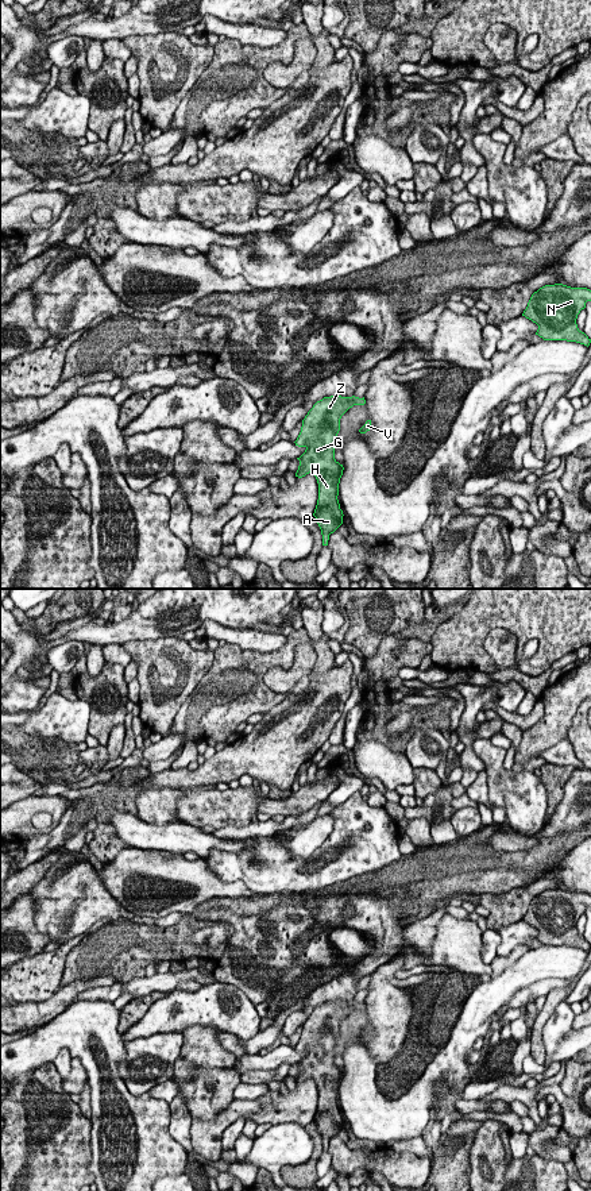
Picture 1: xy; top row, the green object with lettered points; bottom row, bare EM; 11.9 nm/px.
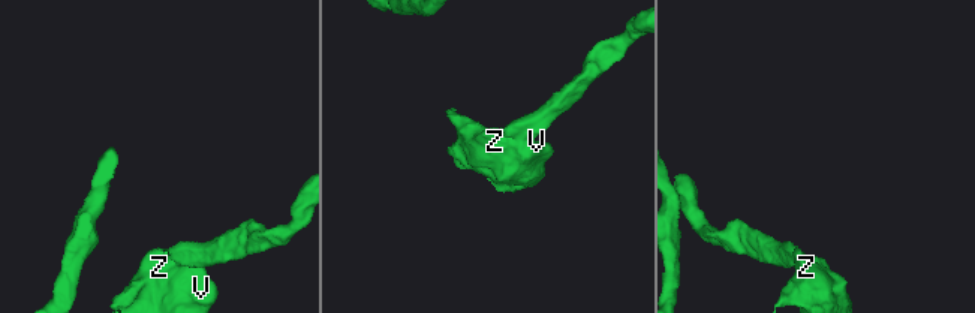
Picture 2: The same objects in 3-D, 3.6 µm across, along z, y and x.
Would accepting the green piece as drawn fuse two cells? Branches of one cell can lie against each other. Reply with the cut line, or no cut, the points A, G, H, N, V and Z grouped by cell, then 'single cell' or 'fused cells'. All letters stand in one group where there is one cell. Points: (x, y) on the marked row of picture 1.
cut none; groups A G H N V Z; single cell

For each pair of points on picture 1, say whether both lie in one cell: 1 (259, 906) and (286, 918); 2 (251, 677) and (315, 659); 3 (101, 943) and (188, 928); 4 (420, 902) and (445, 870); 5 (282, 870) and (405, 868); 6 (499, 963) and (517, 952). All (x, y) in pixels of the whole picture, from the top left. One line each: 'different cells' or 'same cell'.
1: different cells
2: same cell
3: same cell
4: same cell
5: different cells
6: same cell

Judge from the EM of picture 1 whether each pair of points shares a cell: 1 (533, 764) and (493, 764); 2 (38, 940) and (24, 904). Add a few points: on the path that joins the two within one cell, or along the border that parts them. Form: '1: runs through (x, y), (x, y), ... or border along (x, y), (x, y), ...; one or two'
1: border along (524, 769), (533, 773); two
2: runs through (29, 931), (24, 927), (24, 913); one

